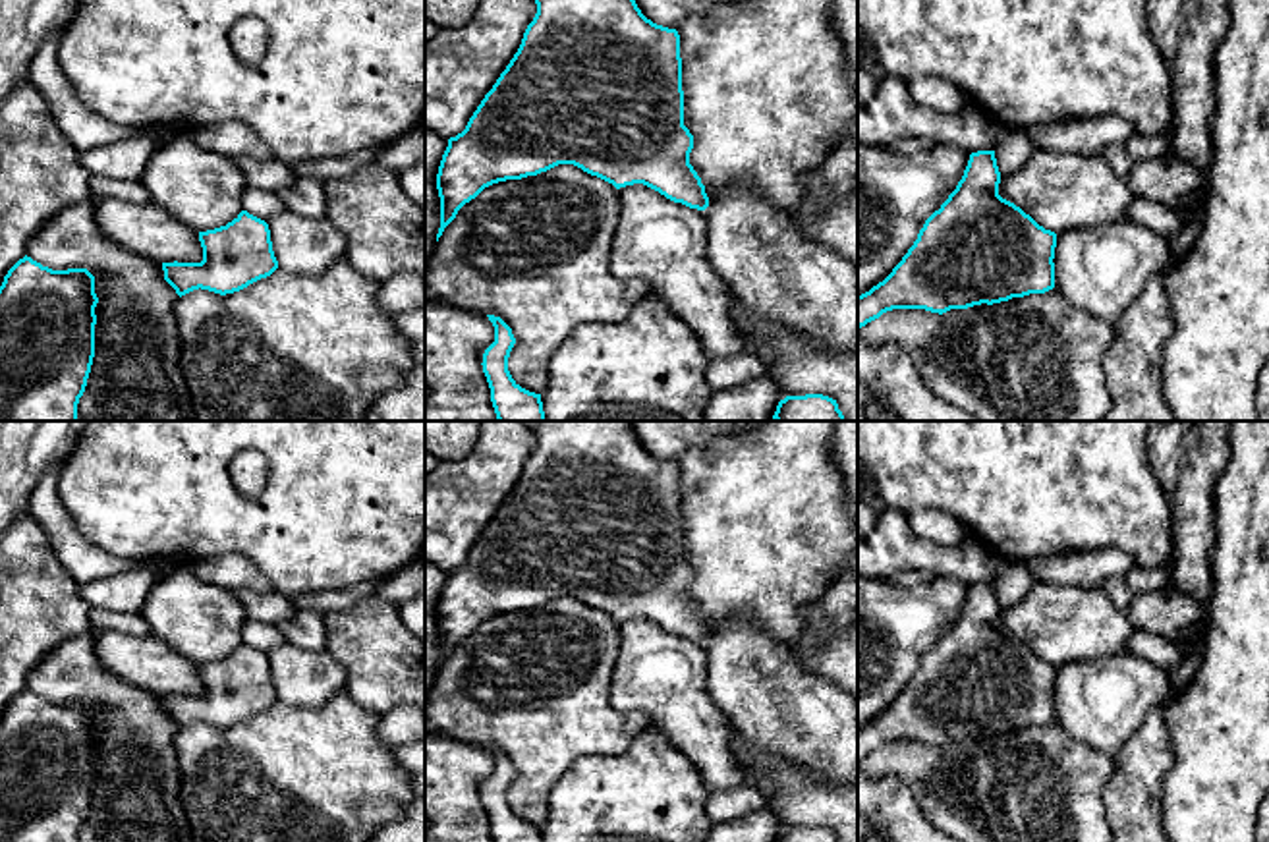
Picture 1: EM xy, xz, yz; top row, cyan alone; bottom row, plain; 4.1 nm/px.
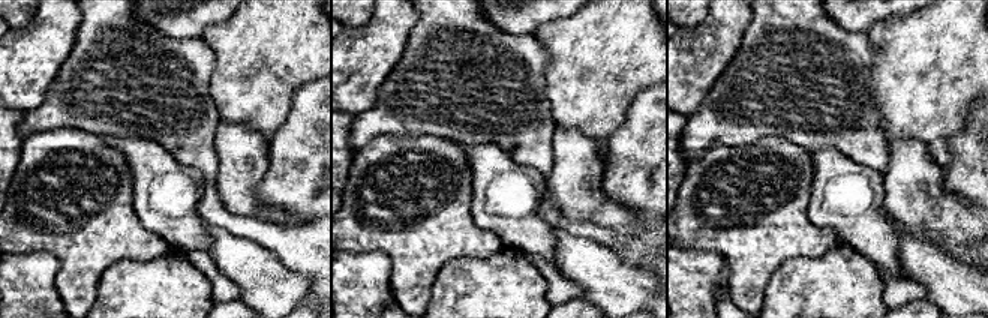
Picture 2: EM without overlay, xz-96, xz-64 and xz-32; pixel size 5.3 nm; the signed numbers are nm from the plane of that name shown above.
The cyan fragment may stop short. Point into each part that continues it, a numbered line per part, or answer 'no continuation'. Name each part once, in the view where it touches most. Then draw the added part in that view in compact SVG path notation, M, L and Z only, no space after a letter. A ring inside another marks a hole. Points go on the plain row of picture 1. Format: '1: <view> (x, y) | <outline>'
no continuation

